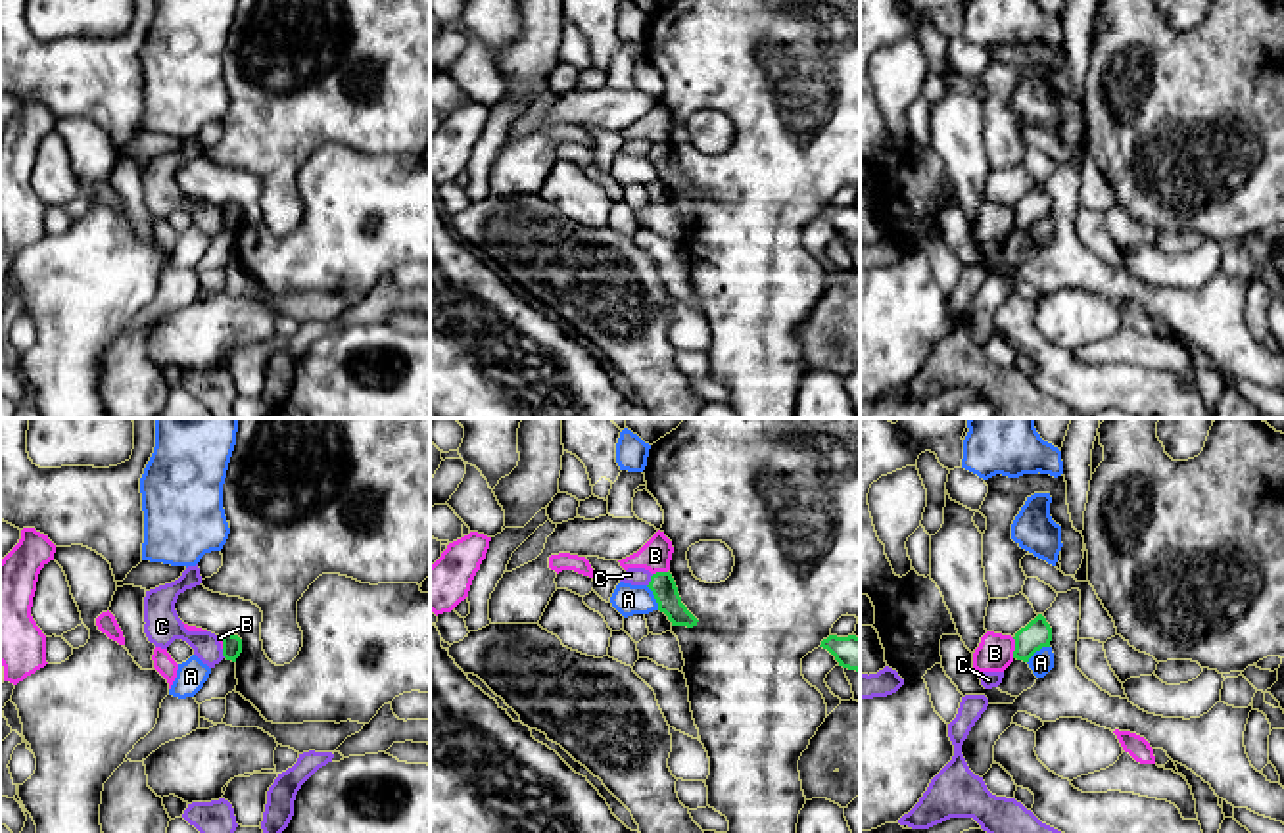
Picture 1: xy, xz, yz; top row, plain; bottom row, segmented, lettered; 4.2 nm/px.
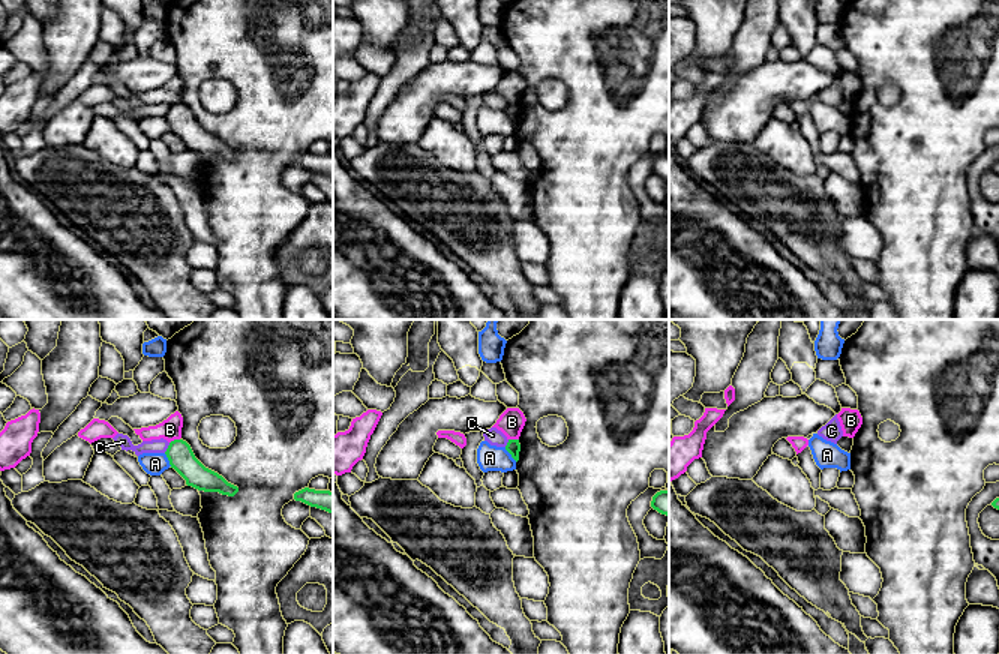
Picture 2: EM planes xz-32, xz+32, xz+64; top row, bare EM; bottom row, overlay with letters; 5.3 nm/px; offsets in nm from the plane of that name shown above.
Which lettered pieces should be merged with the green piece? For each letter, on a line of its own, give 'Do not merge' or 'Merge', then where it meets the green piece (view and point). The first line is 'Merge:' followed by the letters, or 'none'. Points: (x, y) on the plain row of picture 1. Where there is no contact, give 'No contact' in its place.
Merge: none
A: Do not merge. Touches green at xz (655, 167)
B: Do not merge. Touches green at yz (1016, 217)
C: Do not merge. Touches green at xz (651, 150)

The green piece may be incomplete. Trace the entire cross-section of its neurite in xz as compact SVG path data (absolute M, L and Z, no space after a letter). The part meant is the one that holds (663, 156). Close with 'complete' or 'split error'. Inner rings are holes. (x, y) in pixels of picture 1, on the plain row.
M670 142L653 144L647 157L653 161L658 173L658 180L668 186L672 196L697 196L699 190L681 173L681 167Z; complete

